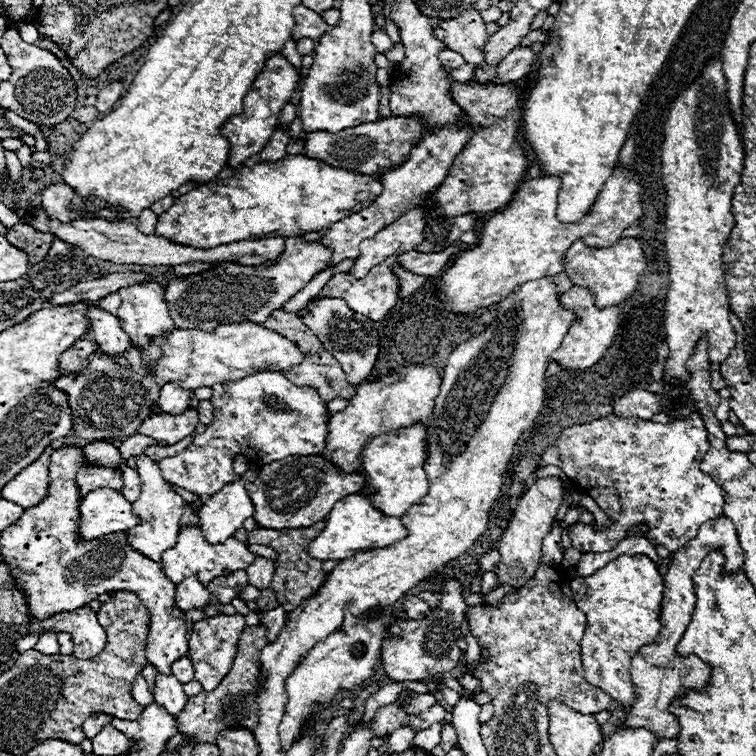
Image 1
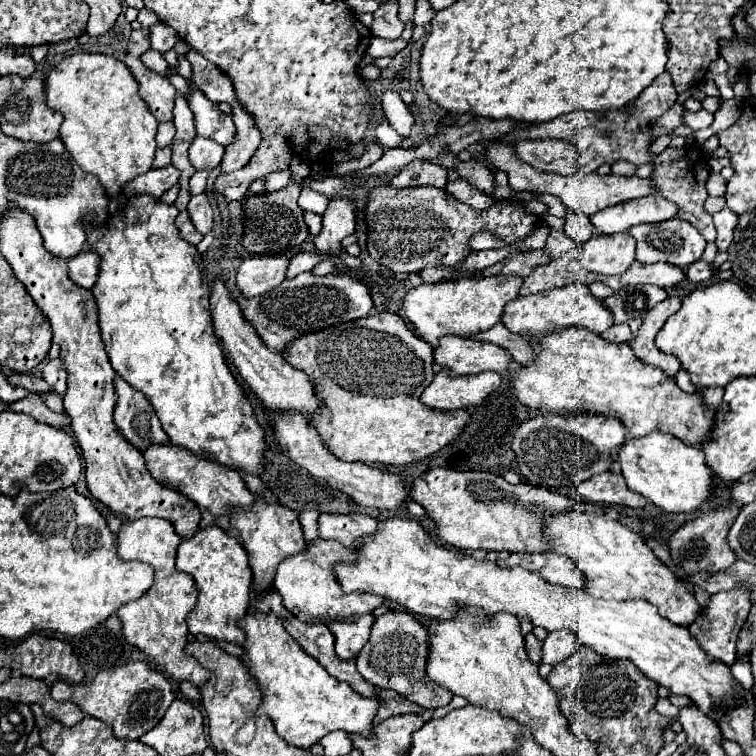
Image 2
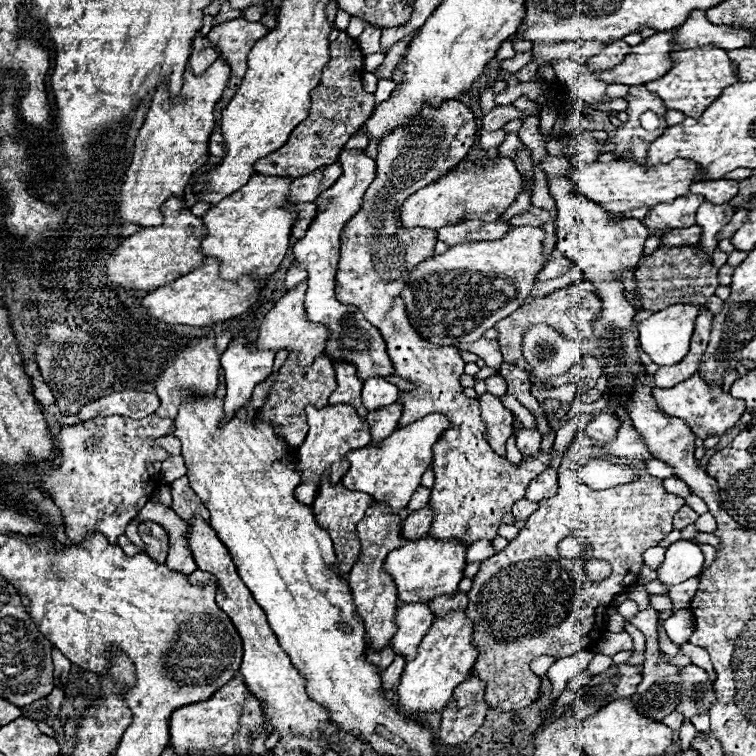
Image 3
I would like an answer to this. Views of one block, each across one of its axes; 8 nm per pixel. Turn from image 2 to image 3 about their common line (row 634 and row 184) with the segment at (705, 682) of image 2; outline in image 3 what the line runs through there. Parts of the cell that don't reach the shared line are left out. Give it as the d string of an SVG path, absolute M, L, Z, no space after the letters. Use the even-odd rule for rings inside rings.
M616 160L610 164L590 164L584 168L570 168L568 178L576 182L576 192L594 200L608 212L626 212L638 206L656 206L690 192L690 184L702 180L702 168L690 160L672 160L668 164L636 164L632 160Z

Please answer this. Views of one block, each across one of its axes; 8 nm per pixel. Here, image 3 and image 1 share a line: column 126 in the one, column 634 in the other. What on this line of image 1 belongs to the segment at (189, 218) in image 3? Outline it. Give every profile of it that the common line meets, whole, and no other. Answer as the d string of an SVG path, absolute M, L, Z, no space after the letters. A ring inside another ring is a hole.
M622 238L608 248L590 248L582 240L576 240L566 256L566 274L576 286L590 288L596 296L596 306L616 306L624 302L638 284L640 274L646 270L646 256L636 238Z

